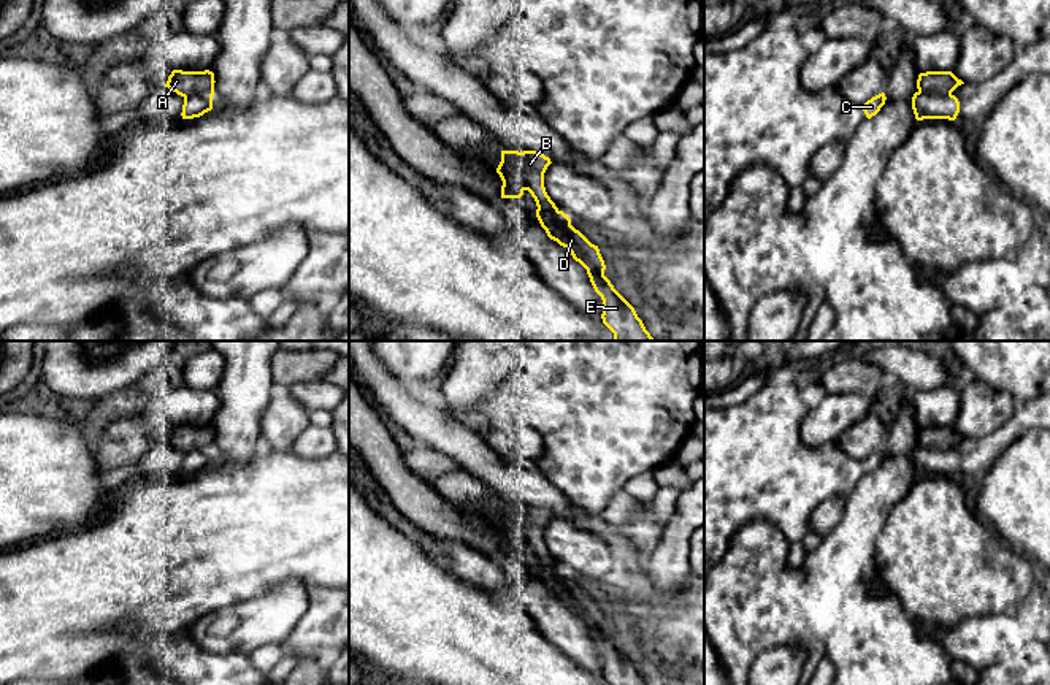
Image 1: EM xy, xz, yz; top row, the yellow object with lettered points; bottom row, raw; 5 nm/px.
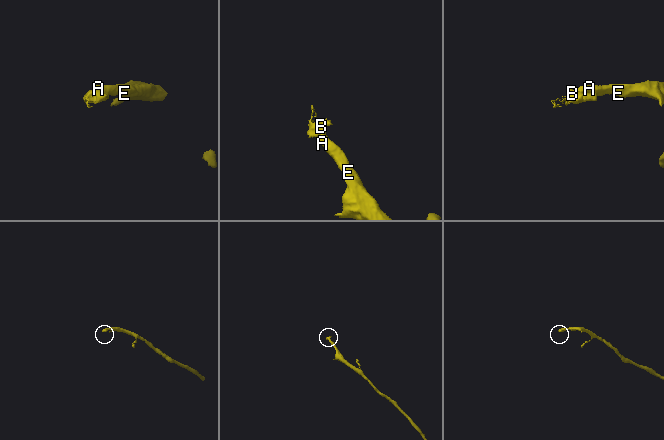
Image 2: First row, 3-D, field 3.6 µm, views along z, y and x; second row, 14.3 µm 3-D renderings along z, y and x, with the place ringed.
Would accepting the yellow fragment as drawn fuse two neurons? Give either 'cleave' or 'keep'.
cleave

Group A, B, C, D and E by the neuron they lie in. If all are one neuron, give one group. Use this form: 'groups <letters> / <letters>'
groups A D E / B C

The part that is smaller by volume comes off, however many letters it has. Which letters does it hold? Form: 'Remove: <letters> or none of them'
Remove: B, C

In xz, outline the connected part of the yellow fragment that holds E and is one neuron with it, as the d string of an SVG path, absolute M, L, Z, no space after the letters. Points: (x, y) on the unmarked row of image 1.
M557 566L558 577L555 596L566 603L573 614L579 617L590 633L595 647L603 655L603 679L609 685L646 685L634 663L614 644L604 631L604 615L598 601L592 599L579 585L571 580L571 574L563 566Z

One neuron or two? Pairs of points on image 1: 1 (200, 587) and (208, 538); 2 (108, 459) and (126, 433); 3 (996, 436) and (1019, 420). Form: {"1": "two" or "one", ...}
{"1": "one", "2": "one", "3": "one"}

